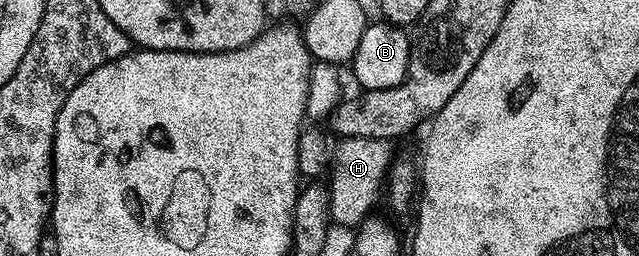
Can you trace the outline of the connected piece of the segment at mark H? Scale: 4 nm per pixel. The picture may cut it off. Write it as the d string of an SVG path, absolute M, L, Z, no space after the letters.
M341 138L338 143L332 153L332 181L328 183L330 217L335 223L354 229L373 212L371 209L377 199L379 202L394 153L391 153L391 144L387 140Z

